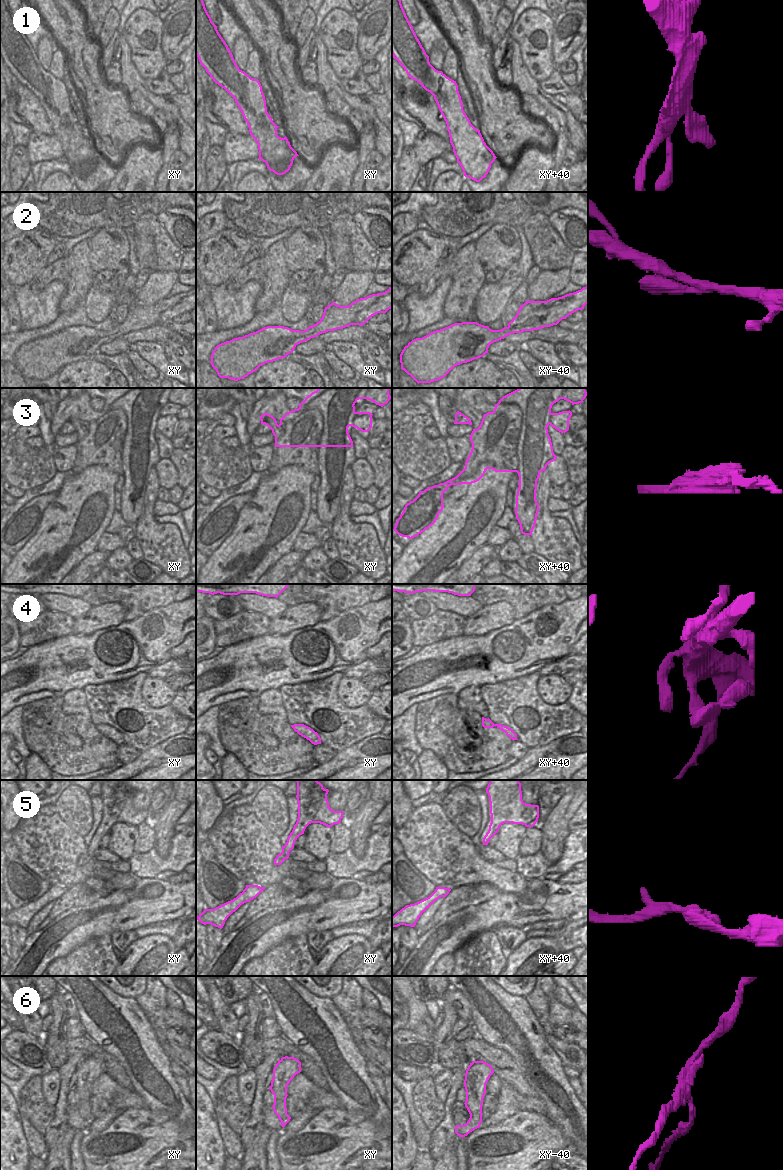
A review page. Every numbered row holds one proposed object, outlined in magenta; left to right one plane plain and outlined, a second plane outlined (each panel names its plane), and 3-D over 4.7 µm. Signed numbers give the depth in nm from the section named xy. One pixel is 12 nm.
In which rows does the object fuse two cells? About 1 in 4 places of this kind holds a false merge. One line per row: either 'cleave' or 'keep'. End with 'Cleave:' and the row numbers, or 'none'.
1: keep
2: keep
3: cleave
4: keep
5: keep
6: cleave
Cleave: 3, 6

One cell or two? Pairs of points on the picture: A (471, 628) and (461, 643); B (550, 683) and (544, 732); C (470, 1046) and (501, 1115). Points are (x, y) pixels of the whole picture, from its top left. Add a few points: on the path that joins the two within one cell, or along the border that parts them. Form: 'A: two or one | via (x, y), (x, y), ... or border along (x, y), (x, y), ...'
A: two | border along (489, 631), (481, 635), (463, 634)
B: two | border along (536, 682), (536, 691), (544, 702), (565, 703)
C: one | via (489, 1058), (506, 1078), (506, 1096)

